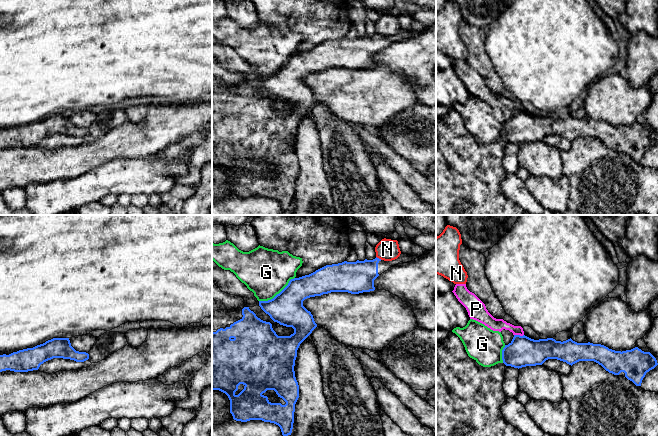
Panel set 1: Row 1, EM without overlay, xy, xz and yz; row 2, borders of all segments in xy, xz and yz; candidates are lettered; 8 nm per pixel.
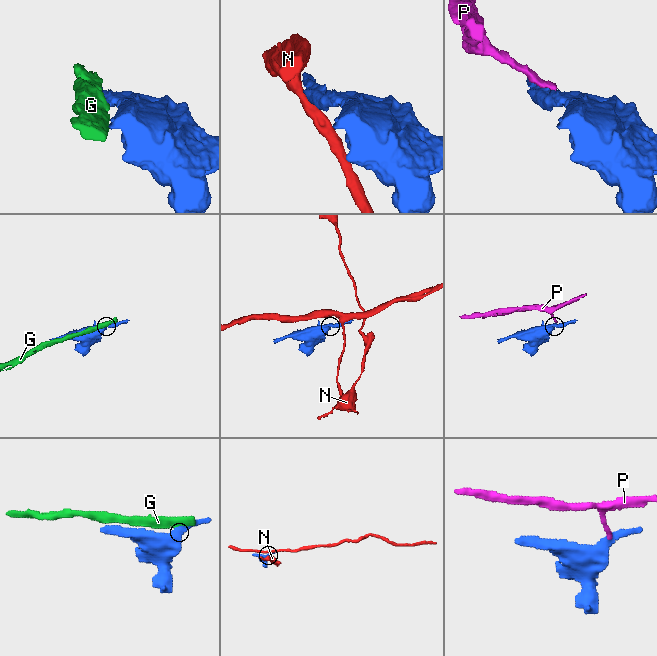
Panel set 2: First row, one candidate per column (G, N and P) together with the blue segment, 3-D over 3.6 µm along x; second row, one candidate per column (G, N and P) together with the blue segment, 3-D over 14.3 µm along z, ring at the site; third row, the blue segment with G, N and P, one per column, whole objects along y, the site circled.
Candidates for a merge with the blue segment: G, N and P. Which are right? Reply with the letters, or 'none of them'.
none of them

